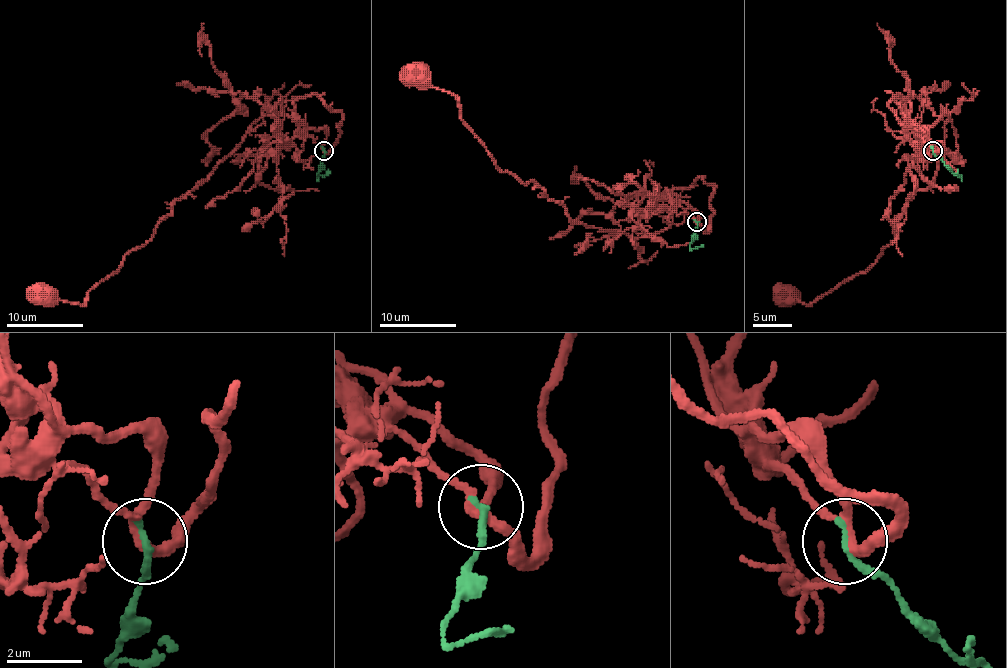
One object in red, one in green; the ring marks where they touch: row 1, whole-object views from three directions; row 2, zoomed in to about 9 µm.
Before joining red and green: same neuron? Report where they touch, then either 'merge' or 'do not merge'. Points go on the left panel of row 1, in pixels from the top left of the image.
at (324, 151); merge

